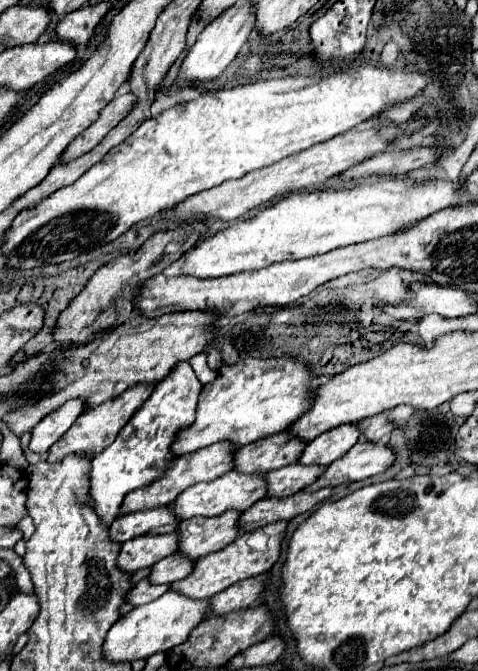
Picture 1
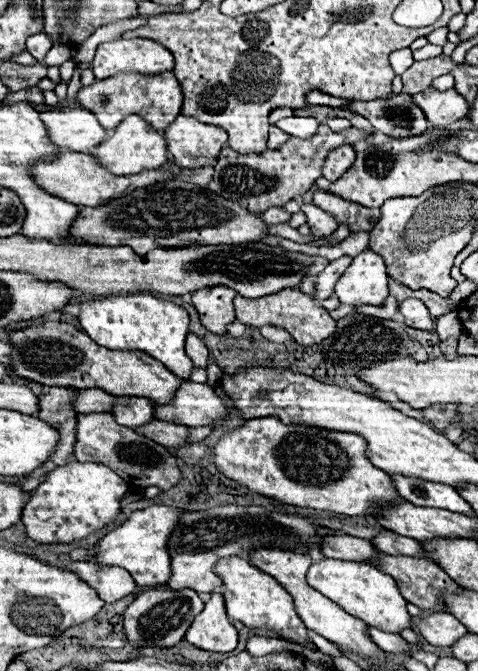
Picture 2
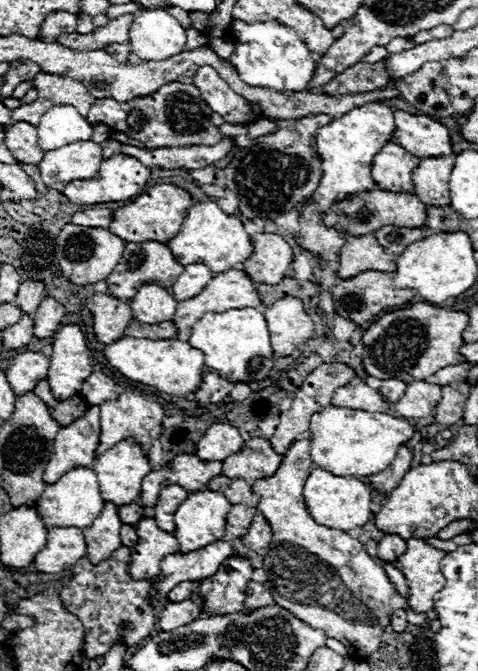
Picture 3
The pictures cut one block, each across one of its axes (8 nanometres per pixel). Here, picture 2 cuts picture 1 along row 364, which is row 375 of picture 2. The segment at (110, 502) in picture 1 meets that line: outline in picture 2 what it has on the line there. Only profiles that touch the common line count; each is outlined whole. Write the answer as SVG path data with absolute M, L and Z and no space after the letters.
M150 294L134 296L108 296L80 304L80 324L84 332L100 346L110 350L142 350L160 360L172 374L190 380L194 362L184 354L184 340L188 334L190 318L186 310L172 302L158 300Z

